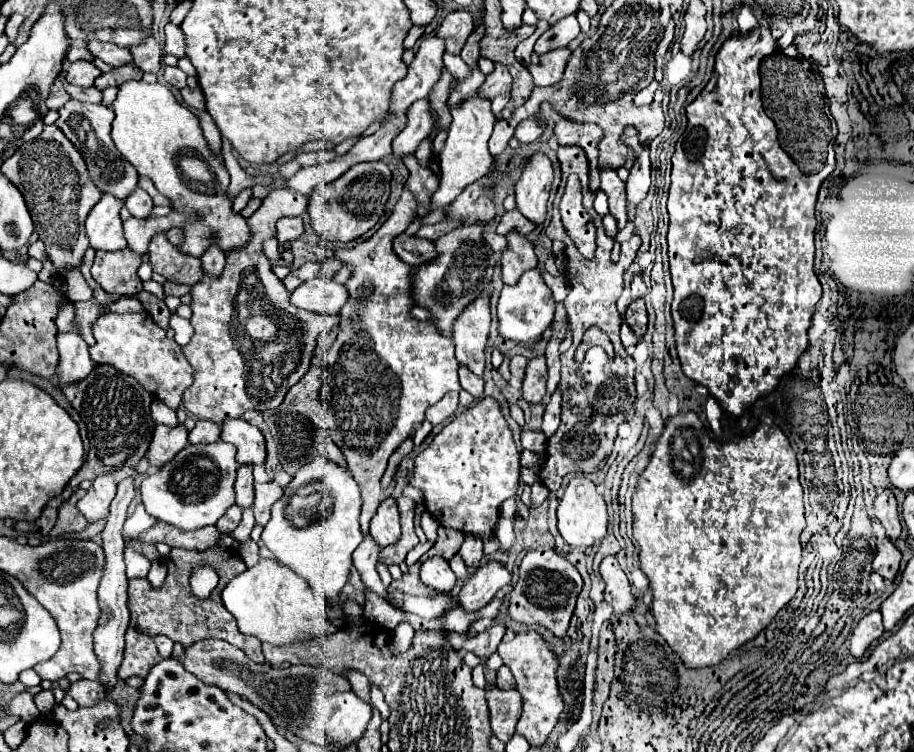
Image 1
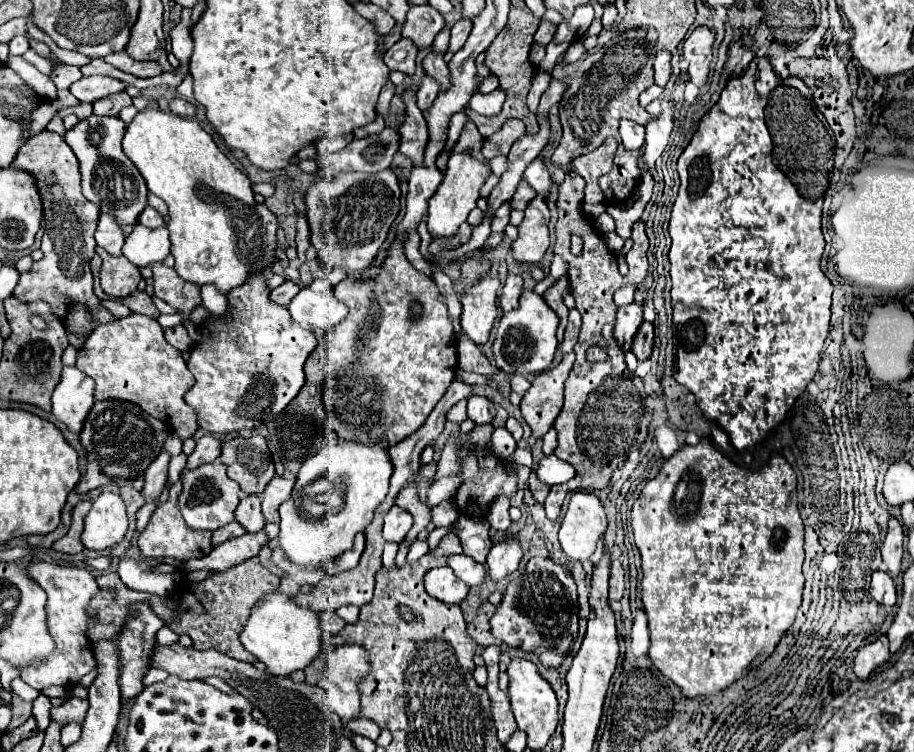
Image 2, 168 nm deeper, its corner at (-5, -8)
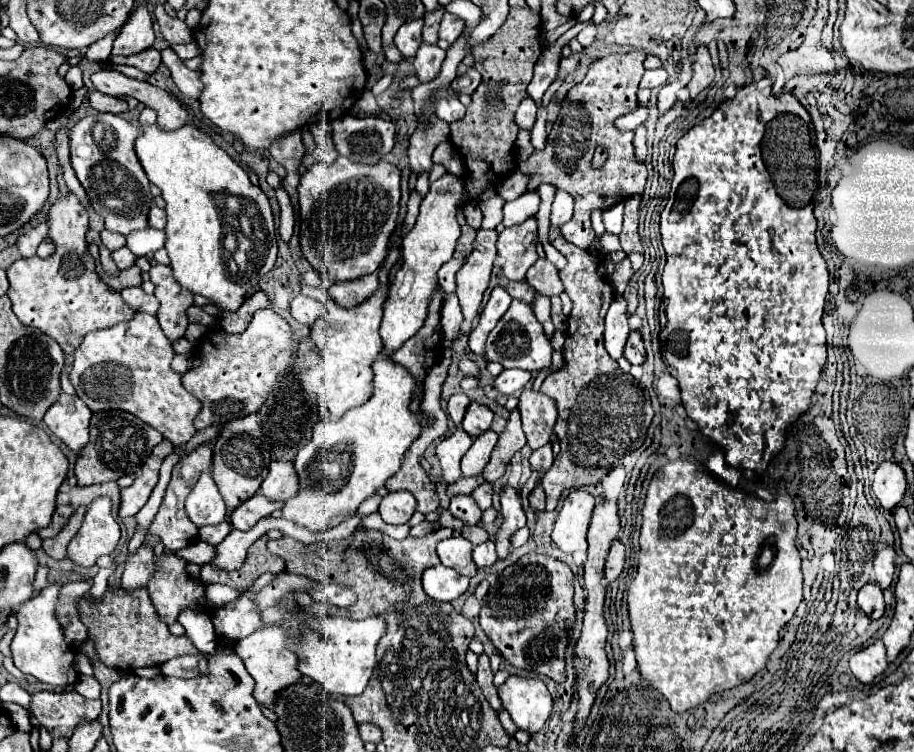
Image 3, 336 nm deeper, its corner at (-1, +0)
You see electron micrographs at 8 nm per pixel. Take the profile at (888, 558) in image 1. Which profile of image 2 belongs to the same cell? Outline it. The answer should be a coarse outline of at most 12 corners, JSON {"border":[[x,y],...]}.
{"border":[[886,570],[872,574],[870,594],[894,606],[896,584]]}

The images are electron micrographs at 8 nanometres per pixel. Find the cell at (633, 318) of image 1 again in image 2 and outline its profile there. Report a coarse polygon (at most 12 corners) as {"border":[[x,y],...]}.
{"border":[[642,322],[632,352],[638,360],[652,354],[654,324]]}

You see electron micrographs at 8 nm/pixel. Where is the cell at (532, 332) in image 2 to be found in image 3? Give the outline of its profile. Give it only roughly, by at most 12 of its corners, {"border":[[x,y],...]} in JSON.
{"border":[[514,300],[486,342],[490,362],[538,372],[552,346]]}

